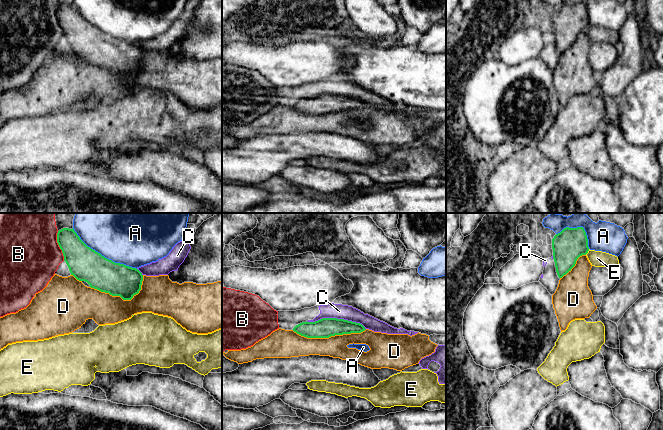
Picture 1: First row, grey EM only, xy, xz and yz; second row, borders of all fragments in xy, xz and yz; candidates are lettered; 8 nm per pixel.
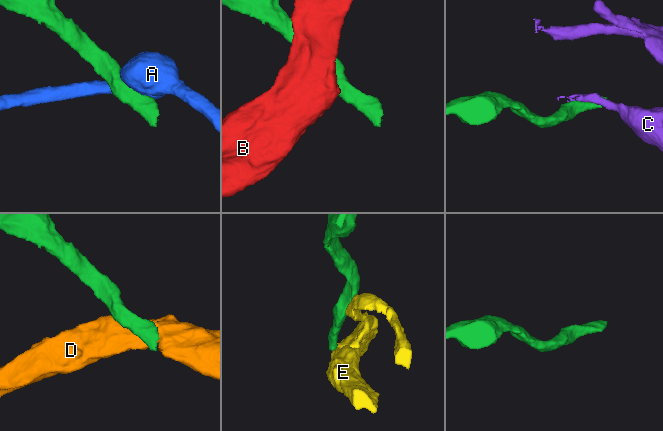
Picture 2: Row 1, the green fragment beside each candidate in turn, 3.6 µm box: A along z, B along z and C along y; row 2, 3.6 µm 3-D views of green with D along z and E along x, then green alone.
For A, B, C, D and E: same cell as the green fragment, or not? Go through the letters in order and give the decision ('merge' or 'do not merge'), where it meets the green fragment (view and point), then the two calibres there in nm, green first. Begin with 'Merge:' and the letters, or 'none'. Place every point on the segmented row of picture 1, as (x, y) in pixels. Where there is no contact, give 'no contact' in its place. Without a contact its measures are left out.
Merge: D
A: do not merge; meets green in xy at (103, 256); 280 nm thick on the green side, 500 nm on the other
B: do not merge; meets green in xy at (59, 246); 260 nm thick on the green side, 480 nm on the other
C: do not merge; meets green in xz at (336, 318); 160 nm thick on the green side, 120 nm on the other
D: merge; meets green in xz at (329, 336); 160 nm thick on the green side, 180 nm on the other
E: do not merge; meets green in yz at (587, 252); 260 nm thick on the green side, 130 nm on the other

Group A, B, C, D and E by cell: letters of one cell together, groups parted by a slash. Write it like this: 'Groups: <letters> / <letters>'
Groups: A / B / C / D / E

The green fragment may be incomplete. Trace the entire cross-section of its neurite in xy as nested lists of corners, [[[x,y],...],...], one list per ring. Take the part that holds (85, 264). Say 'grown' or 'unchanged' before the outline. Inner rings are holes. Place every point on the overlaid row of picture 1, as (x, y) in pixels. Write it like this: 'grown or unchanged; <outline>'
grown; [[[73,228],[59,230],[57,243],[71,275],[62,277],[54,274],[47,286],[35,294],[26,308],[0,317],[0,350],[16,342],[38,341],[72,333],[81,328],[88,319],[93,319],[98,325],[115,324],[142,312],[171,317],[192,333],[208,334],[222,328],[222,281],[207,284],[193,282],[179,284],[172,282],[168,275],[143,275],[138,269],[115,263],[88,247]]]

